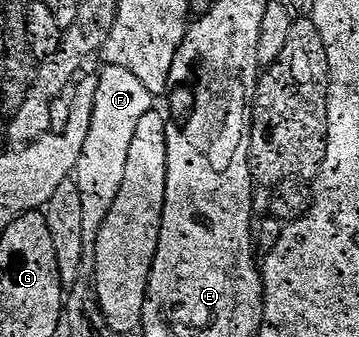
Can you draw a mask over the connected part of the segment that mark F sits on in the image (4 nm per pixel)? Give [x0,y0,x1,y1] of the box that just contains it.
[77,65,153,272]

